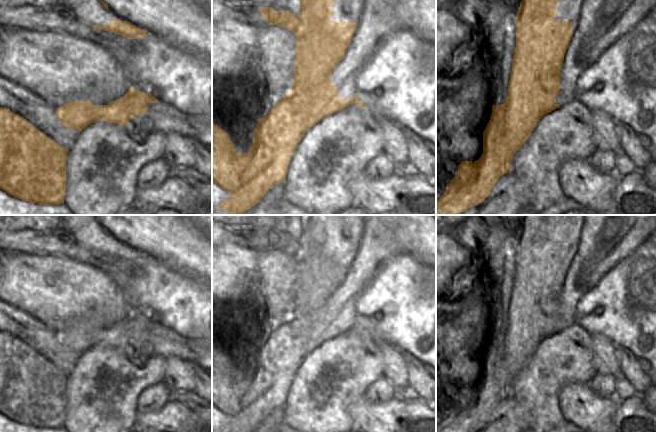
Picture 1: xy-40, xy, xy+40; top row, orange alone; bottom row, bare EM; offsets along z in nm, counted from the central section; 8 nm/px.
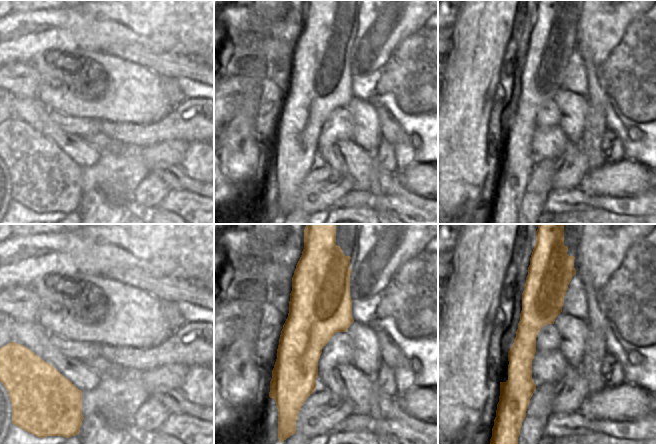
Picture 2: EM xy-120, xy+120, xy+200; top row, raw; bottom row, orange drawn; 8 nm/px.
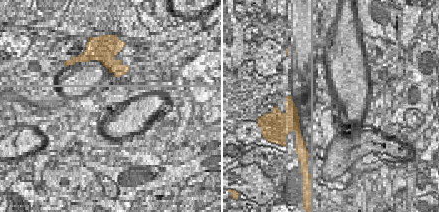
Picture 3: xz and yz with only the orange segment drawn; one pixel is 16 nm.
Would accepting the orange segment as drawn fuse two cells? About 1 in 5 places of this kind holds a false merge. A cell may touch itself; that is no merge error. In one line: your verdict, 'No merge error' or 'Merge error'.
Merge error.

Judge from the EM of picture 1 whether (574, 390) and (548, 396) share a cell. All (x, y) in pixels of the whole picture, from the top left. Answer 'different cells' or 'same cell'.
different cells

